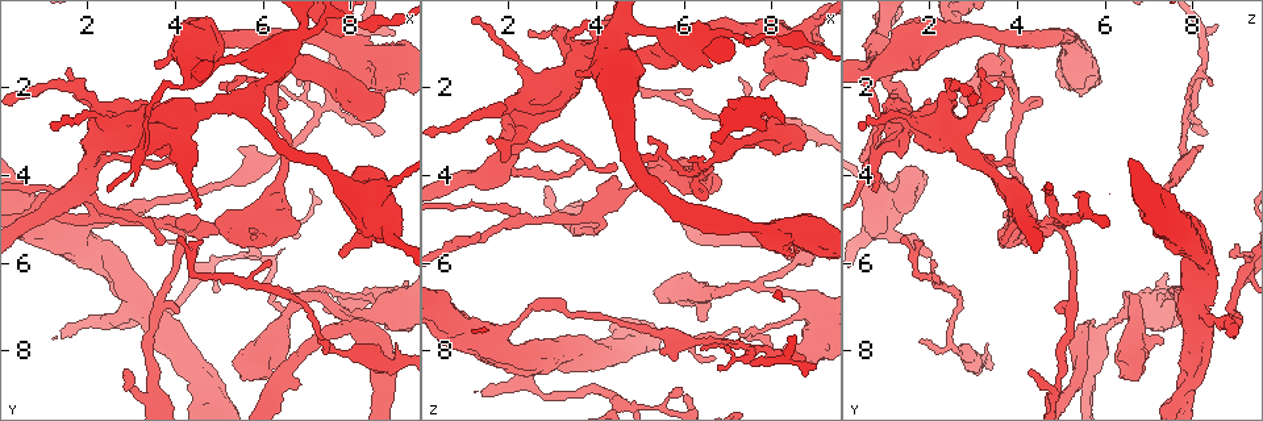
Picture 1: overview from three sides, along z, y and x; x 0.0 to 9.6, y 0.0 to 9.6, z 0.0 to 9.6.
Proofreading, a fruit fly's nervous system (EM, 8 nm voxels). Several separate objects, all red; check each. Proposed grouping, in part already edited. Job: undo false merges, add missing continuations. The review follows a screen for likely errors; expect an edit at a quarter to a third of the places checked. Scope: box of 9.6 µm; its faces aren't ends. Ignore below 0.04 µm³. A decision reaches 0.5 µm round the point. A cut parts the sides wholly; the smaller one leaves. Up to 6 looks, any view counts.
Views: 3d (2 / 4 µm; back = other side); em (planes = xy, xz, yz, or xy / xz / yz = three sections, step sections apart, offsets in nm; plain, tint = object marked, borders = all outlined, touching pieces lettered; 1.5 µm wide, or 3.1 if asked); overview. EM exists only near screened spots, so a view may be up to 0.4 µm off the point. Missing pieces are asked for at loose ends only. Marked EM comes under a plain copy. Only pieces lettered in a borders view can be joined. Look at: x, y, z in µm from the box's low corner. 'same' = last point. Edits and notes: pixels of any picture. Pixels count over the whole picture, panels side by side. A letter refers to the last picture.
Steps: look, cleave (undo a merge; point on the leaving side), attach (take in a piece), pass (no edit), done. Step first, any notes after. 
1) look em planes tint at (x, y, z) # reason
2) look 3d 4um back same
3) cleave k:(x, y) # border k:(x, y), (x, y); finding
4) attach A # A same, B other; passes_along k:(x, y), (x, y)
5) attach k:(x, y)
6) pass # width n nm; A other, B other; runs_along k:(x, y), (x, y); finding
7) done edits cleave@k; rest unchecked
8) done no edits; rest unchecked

look 3d 4um at (7.80, 5.75, 2.05) # an open end

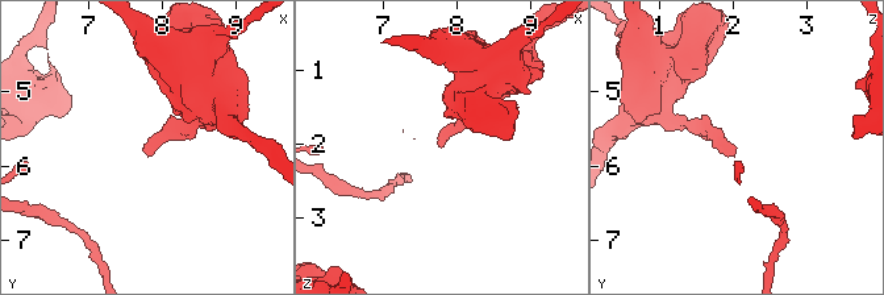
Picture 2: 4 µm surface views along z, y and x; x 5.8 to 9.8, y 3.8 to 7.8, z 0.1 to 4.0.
look em planes borders at (7.80, 5.85, 2.05) # need the tissue

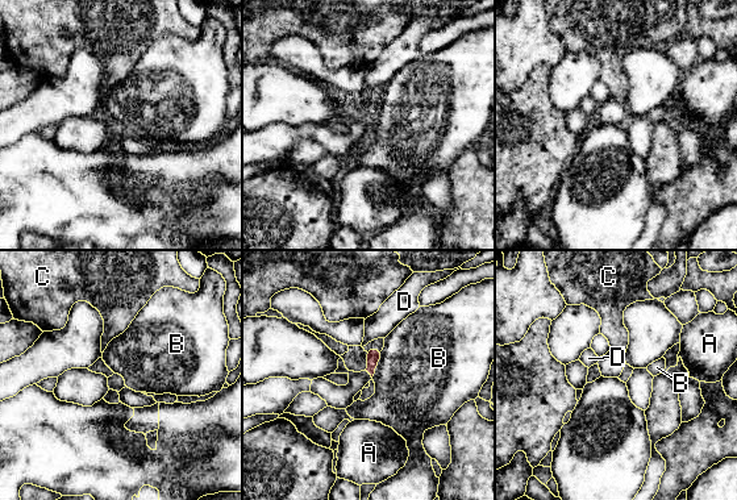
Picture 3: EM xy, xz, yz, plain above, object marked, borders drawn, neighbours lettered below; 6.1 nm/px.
pass # A other, B other, C other, D other; border 3:(382, 350), (375, 373), (371, 376); none of them fits

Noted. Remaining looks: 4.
look em planes tint at (8.00, 8.05, 2.75) # thick turns thin

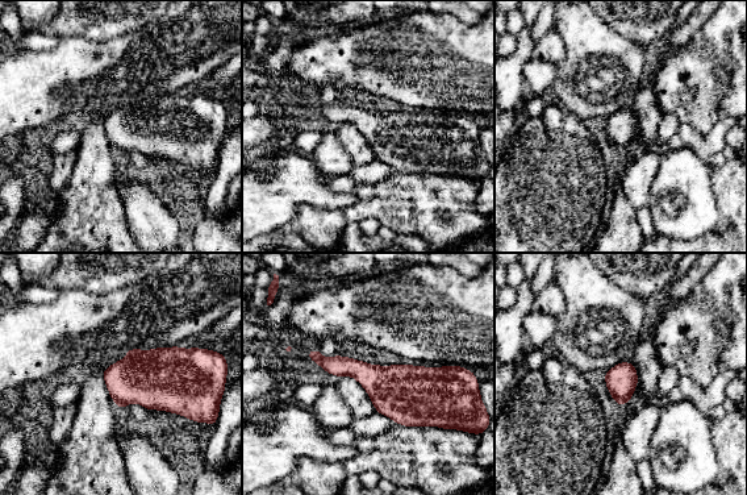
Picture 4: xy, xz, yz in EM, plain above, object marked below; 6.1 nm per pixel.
look em planes borders same

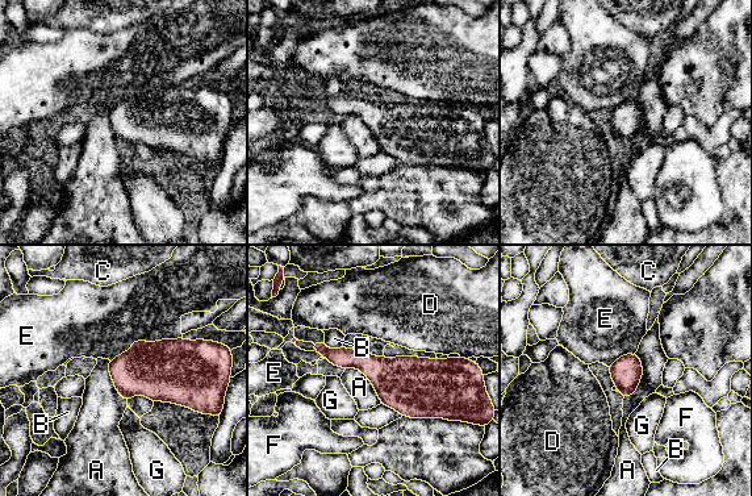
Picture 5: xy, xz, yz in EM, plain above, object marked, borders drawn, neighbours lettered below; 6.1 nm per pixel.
pass # width 190 nm; A other, B other, C other, D other, E other, F other, G other; border 5:(182, 336), (134, 341), (109, 361); all the same neuron

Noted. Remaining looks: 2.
look em xy step 4 tint at (7.75, 7.20, 6.55) # arms part here

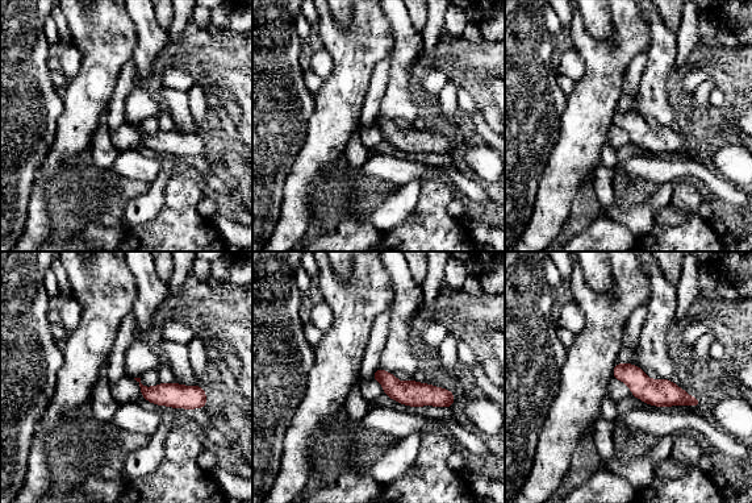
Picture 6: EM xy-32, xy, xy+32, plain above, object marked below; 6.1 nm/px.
look em planes borders same

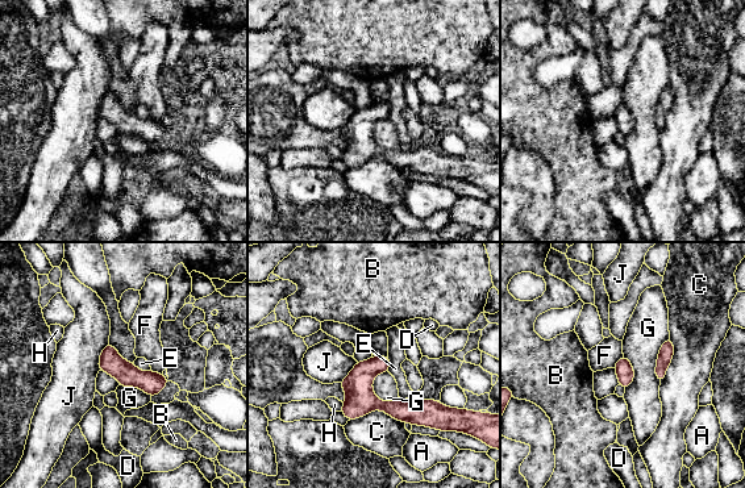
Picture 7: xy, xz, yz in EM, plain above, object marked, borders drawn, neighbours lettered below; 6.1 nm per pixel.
pass # width 90 nm; A other, B other, C other, D other, E other, F other, G other, H other, J other; border 7:(349, 420), (383, 411), (404, 424); all the same neuron

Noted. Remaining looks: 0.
done no edits; rest unchecked

